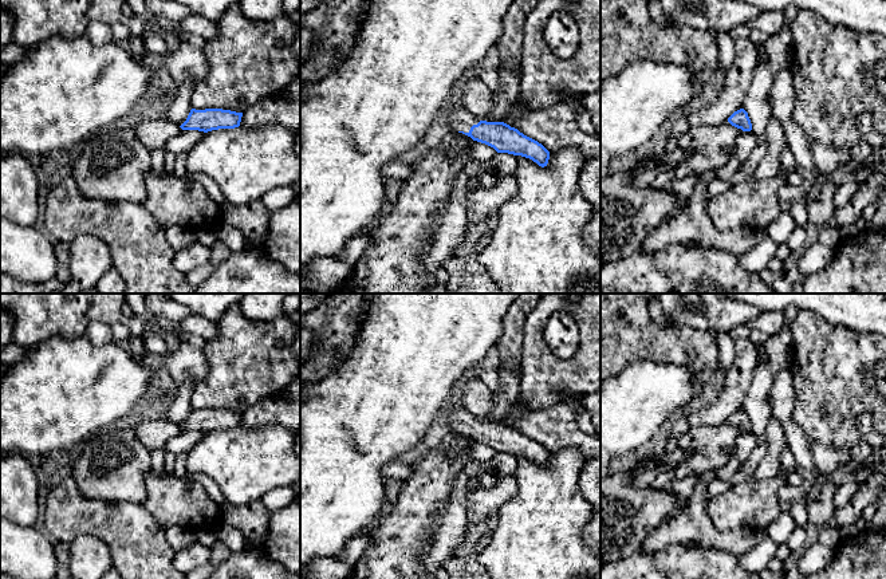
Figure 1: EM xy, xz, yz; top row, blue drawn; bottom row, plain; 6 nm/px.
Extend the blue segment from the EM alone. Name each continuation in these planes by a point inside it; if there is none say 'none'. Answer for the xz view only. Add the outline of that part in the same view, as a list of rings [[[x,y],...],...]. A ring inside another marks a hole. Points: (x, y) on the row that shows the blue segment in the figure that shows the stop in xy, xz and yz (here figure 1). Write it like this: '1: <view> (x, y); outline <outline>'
1: xz (461, 119); outline [[[453,106],[449,121],[453,130],[469,133],[470,127],[483,119],[472,115],[464,106]]]

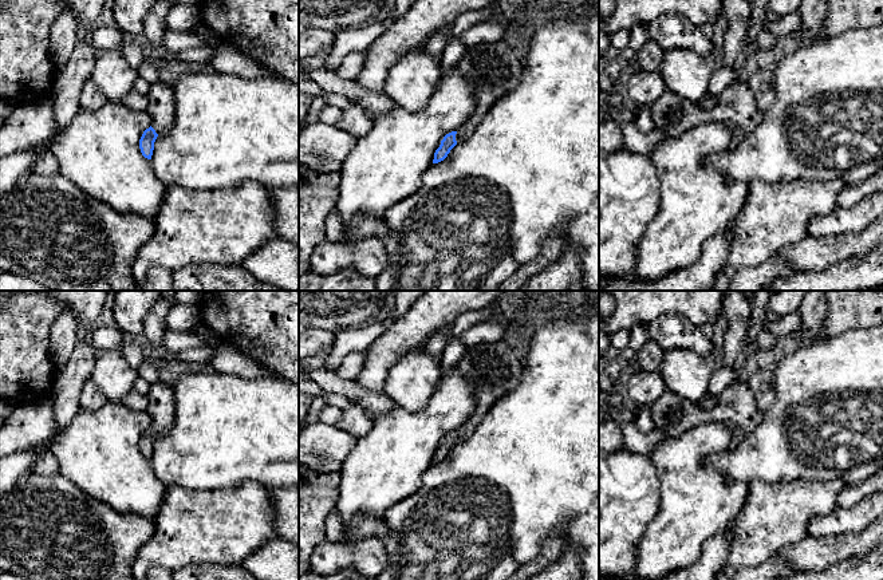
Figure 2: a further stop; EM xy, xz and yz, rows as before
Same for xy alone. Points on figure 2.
1: xy (161, 102); outline [[[158,80],[150,86],[146,111],[153,119],[151,127],[158,135],[165,135],[173,127],[176,118],[176,96],[172,86]]]

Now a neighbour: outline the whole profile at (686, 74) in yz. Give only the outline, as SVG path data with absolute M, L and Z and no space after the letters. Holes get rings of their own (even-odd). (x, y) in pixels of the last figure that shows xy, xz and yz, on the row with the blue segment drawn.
M674 48L665 51L659 72L670 91L691 103L699 103L707 95L713 70L695 52Z

